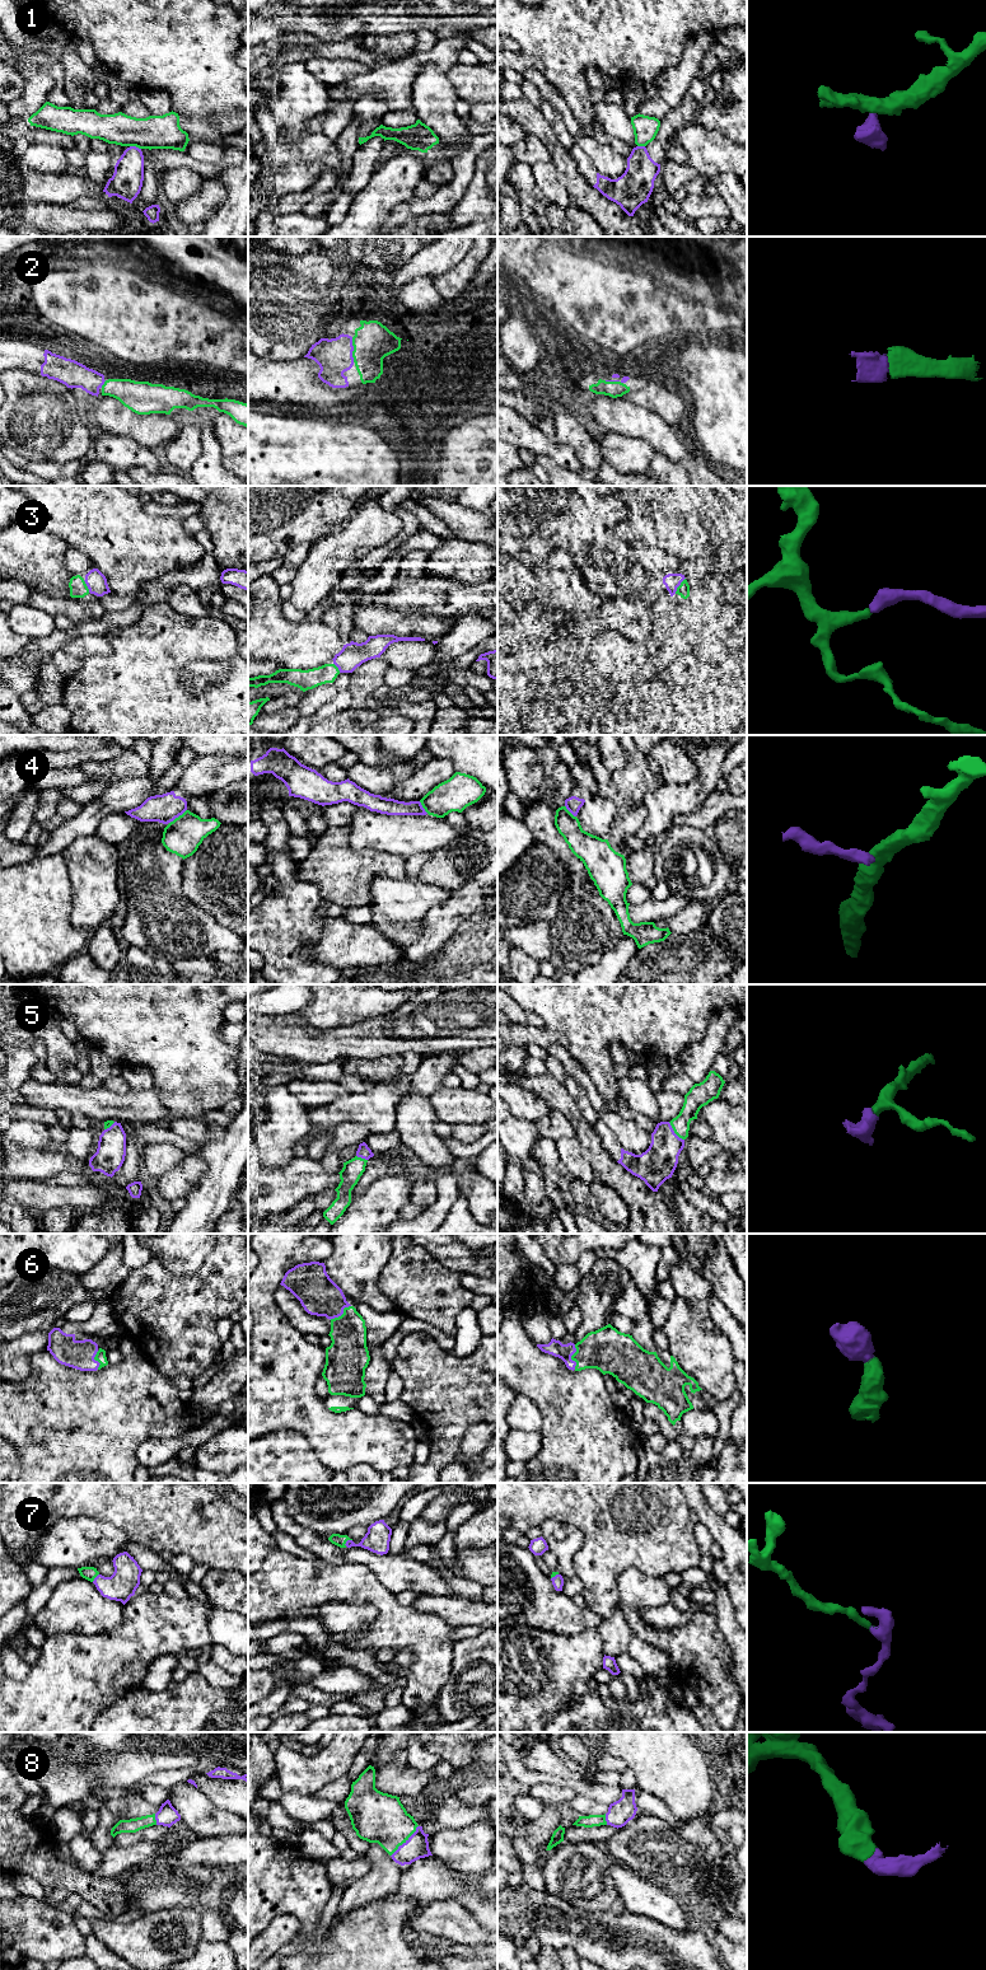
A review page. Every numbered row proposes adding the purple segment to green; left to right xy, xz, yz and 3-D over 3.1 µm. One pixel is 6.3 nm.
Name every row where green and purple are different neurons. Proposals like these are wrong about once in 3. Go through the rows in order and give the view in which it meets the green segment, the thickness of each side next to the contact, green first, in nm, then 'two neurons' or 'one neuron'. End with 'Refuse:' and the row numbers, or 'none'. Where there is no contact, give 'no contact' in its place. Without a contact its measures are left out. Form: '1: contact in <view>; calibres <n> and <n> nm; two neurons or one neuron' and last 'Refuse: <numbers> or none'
1: contact in xy; calibres 200 and 200 nm; two neurons
2: contact in xz; calibres 240 and 220 nm; one neuron
3: contact in yz; calibres 80 and 100 nm; one neuron
4: contact in xy; calibres 240 and 180 nm; two neurons
5: contact in yz; calibres 140 and 220 nm; one neuron
6: contact in yz; calibres 280 and 100 nm; one neuron
7: contact in xz; calibres 80 and 160 nm; one neuron
8: contact in xz; calibres 320 and 150 nm; one neuron
Refuse: 1, 4

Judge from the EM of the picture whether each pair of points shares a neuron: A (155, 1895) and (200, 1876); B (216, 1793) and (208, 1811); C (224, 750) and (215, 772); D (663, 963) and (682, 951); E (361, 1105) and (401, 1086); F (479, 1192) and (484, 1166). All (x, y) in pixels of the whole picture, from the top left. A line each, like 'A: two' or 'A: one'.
A: one
B: two
C: two
D: one
E: one
F: two

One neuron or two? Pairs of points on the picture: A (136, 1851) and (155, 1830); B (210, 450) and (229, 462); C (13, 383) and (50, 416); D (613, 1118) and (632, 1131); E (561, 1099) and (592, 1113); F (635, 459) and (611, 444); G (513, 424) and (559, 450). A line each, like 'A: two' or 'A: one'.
A: two
B: two
C: one
D: one
E: two
F: one
G: one

